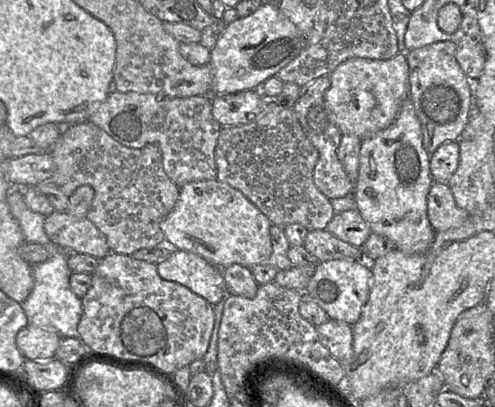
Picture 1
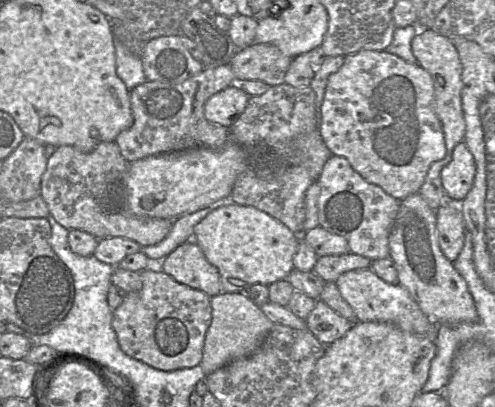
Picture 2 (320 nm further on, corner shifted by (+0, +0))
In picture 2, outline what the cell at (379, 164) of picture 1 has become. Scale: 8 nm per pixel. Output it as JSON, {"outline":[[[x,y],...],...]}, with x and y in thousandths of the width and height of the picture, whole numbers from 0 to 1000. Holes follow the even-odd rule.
{"outline":[[[846,474],[808,494],[786,575],[786,631],[804,671],[804,695],[844,747],[848,762],[883,796],[921,799],[966,786],[958,737],[943,695],[893,622],[881,568],[881,521]]]}

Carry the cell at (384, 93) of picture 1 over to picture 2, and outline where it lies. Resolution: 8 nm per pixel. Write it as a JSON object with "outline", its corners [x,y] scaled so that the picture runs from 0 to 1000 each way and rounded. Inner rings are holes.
{"outline":[[[731,123],[695,138],[695,152],[679,179],[665,187],[657,216],[655,243],[646,265],[644,322],[653,346],[673,381],[695,386],[711,413],[741,447],[772,462],[784,479],[804,494],[844,474],[857,450],[871,403],[897,388],[901,376],[897,332],[891,300],[877,273],[877,214],[871,184],[846,157],[828,157],[812,143],[778,123]]]}

